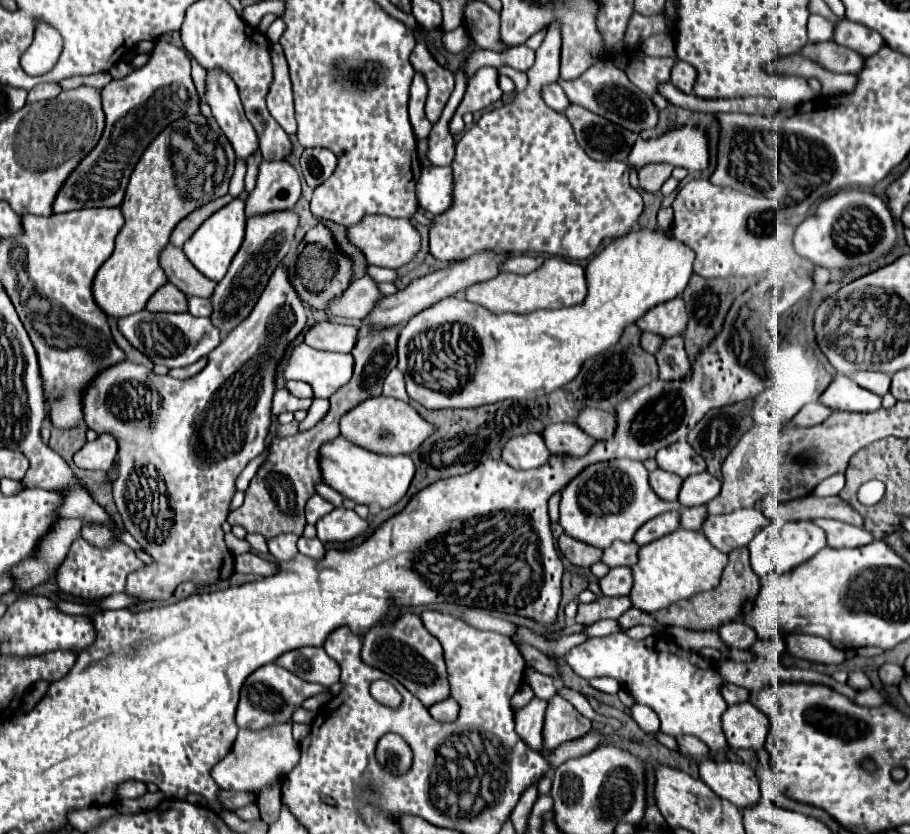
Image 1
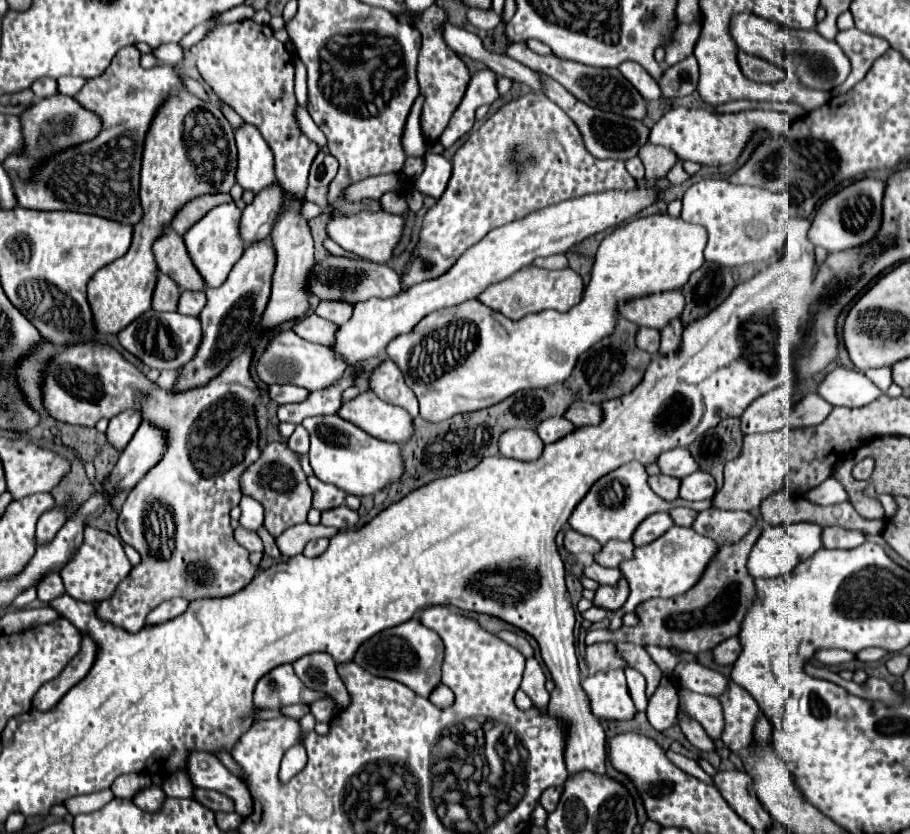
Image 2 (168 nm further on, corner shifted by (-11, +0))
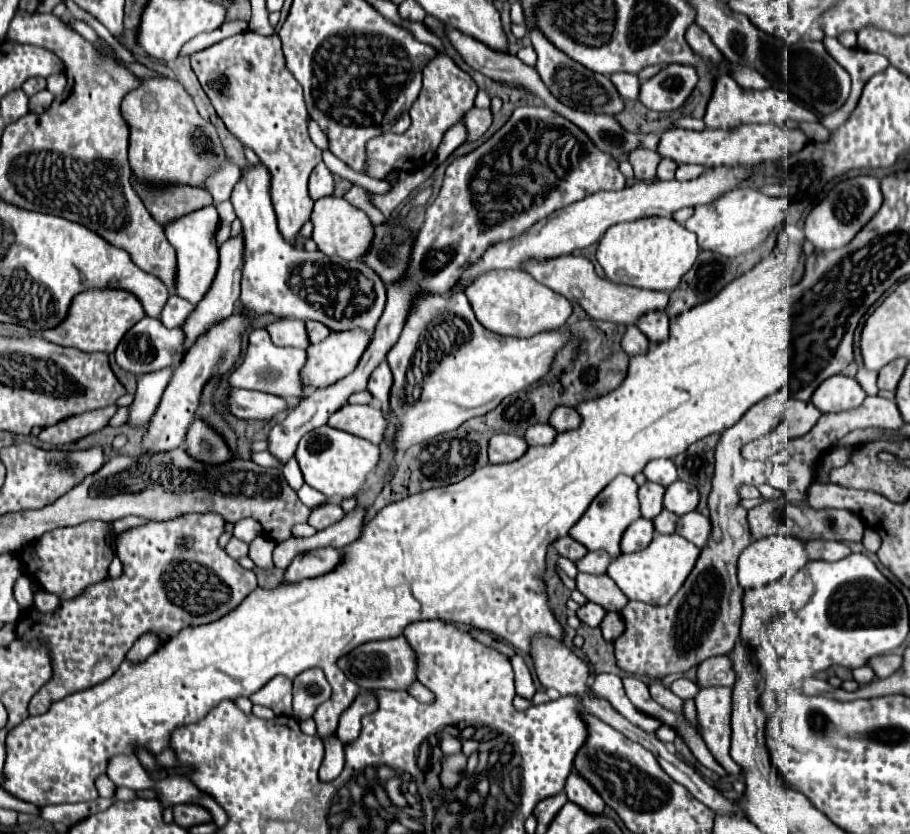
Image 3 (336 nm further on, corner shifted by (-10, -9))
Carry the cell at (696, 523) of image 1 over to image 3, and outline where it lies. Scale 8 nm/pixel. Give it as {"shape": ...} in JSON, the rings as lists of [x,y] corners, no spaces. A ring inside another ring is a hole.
{"shape":[[[664,509],[658,517],[654,517],[654,527],[656,527],[658,533],[676,533],[676,527],[678,527],[678,515]]]}

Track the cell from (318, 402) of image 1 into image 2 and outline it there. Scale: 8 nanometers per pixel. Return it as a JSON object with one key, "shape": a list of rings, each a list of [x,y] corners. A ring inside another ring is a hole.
{"shape":[[[297,426],[295,432],[287,440],[287,446],[297,454],[307,454],[307,444],[309,444],[307,430],[303,430],[303,426]]]}

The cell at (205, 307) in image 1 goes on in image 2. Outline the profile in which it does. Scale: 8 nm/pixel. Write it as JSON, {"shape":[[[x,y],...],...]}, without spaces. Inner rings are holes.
{"shape":[[[181,292],[181,298],[177,302],[177,312],[185,314],[185,316],[199,316],[199,312],[203,310],[207,298],[205,298],[205,292]]]}

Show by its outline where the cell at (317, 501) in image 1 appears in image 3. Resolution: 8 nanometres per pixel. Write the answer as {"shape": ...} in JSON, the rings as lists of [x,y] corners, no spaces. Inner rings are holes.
{"shape":[[[302,485],[300,489],[298,489],[298,497],[302,499],[302,503],[306,503],[310,509],[316,509],[318,505],[324,505],[328,499],[326,497],[322,497],[322,493],[318,493],[316,489],[310,489],[310,485]]]}

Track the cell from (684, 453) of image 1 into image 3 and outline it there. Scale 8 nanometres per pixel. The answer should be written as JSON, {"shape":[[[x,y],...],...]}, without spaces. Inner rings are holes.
{"shape":[[[654,459],[646,465],[644,475],[648,477],[648,481],[654,481],[658,485],[672,485],[678,479],[678,471],[672,459]]]}

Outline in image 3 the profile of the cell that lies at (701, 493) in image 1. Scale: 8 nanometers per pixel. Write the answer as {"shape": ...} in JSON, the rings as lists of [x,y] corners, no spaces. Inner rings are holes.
{"shape":[[[674,481],[670,487],[666,487],[664,505],[668,511],[676,515],[686,515],[690,511],[696,511],[698,501],[700,501],[698,489],[686,481]]]}

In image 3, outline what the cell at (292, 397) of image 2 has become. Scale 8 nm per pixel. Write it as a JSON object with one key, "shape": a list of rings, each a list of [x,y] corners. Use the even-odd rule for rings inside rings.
{"shape":[[[232,389],[228,397],[228,409],[240,419],[272,419],[274,415],[288,411],[288,403],[270,393]]]}

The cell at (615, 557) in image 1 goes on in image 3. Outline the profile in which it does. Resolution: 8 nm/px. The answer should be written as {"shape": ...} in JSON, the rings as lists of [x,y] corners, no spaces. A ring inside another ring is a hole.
{"shape":[[[592,551],[586,557],[582,557],[580,561],[576,561],[578,571],[582,573],[594,573],[594,575],[604,575],[608,565],[614,561],[614,557],[610,557],[610,553],[606,551]]]}

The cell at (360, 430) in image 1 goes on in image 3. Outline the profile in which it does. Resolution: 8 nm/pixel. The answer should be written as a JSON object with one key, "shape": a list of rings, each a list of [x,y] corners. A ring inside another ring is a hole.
{"shape":[[[346,403],[332,415],[328,425],[332,425],[334,429],[348,431],[356,437],[362,437],[374,445],[380,445],[384,441],[384,433],[388,429],[388,421],[378,407],[350,403]]]}

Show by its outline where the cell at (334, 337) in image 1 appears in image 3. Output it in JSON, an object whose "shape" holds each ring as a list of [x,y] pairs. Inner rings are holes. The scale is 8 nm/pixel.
{"shape":[[[280,319],[276,323],[270,323],[266,327],[272,341],[280,347],[298,347],[306,349],[310,345],[310,339],[306,337],[306,323],[298,319]]]}

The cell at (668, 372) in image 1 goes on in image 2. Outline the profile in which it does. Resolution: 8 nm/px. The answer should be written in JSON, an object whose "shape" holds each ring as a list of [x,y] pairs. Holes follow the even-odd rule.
{"shape":[[[673,318],[669,322],[669,326],[659,330],[661,332],[661,348],[659,348],[661,354],[671,354],[671,352],[675,352],[679,348],[681,330],[683,330],[683,324],[681,324],[679,318]]]}

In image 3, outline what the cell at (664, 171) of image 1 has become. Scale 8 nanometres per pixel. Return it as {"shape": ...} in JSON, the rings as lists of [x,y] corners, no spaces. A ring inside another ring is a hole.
{"shape":[[[636,149],[630,153],[628,161],[634,167],[634,175],[638,181],[656,181],[656,169],[662,157],[650,149]]]}

